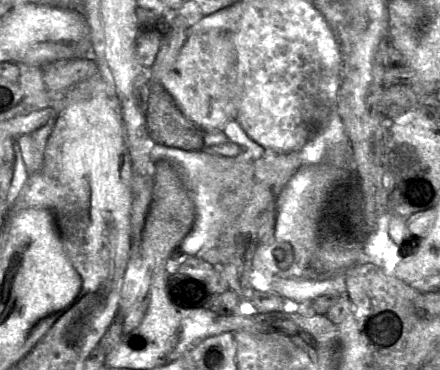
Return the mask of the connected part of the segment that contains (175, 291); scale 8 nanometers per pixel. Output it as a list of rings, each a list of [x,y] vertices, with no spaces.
[[[171,269],[167,277],[166,288],[173,304],[188,309],[205,307],[212,296],[205,280]]]

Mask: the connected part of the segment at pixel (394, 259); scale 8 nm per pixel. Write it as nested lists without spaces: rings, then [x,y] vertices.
[[[387,212],[379,220],[377,229],[372,232],[364,248],[363,256],[357,264],[373,263],[385,274],[393,275],[396,266],[404,259],[398,246],[389,235]]]

